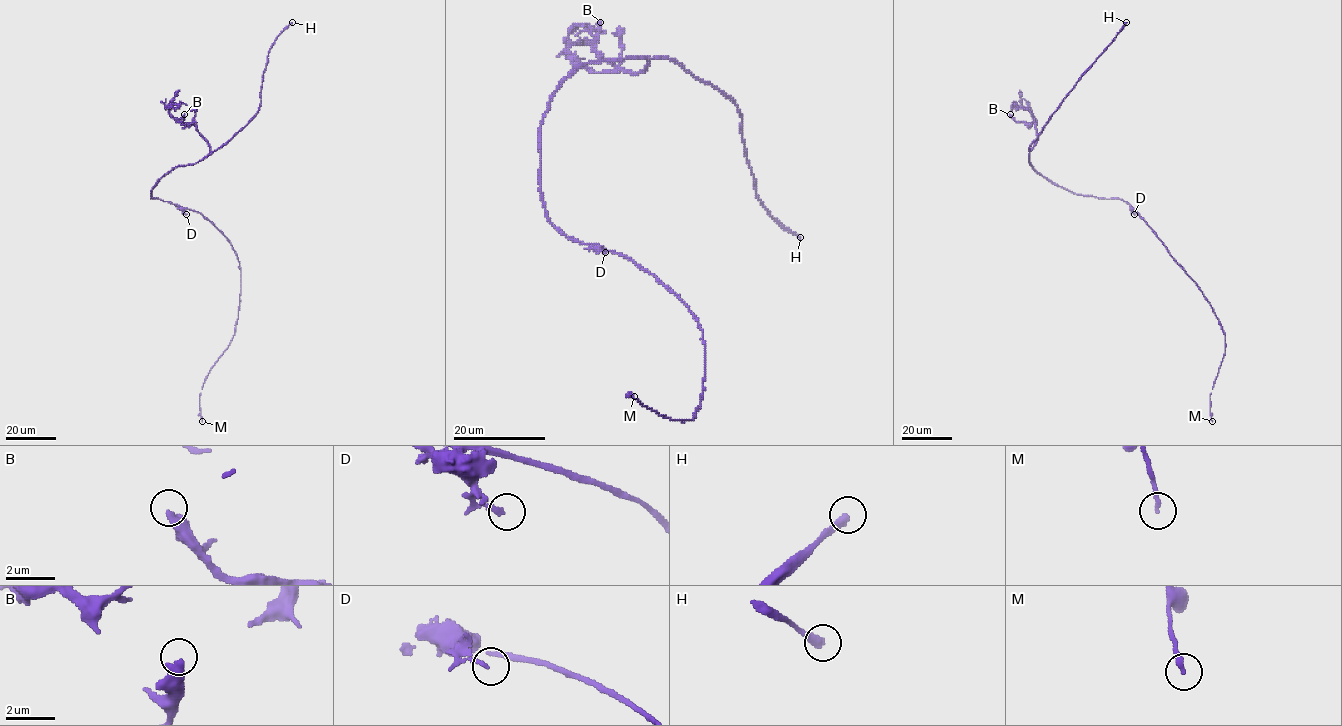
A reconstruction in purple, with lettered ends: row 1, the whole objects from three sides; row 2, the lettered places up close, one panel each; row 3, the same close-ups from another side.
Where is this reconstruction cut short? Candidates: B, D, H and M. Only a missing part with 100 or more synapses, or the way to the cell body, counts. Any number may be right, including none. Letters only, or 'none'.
H

